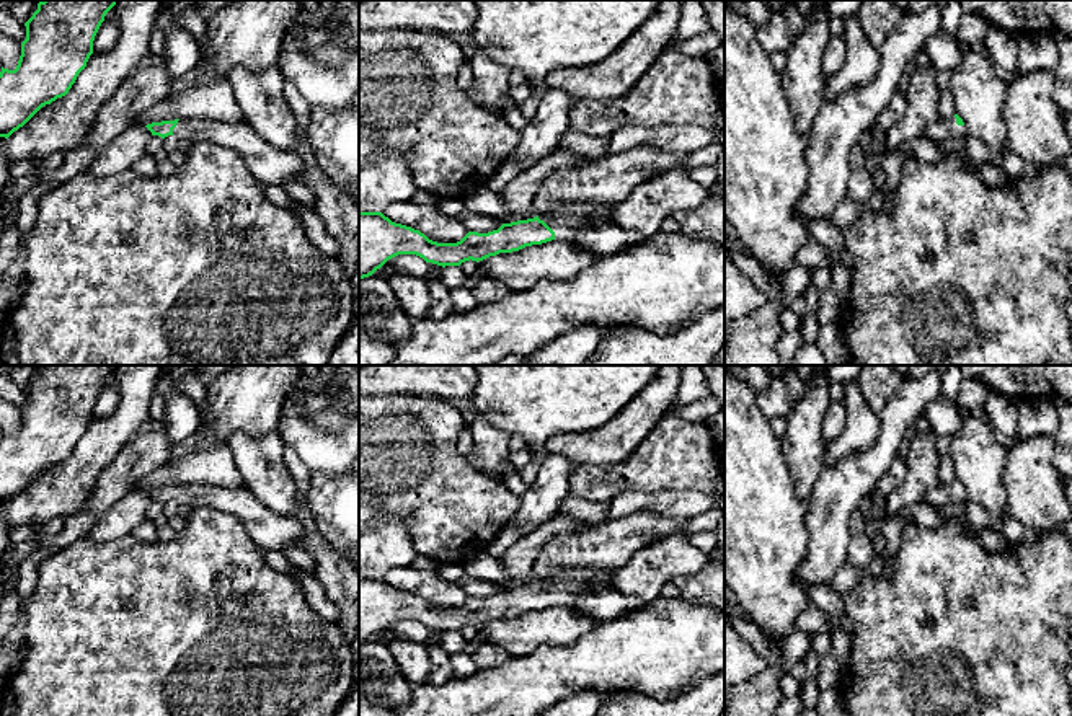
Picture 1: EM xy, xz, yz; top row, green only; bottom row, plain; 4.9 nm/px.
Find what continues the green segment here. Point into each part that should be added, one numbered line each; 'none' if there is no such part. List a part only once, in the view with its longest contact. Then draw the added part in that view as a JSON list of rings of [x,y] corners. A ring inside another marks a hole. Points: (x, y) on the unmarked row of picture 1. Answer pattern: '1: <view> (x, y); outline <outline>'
1: xz (565, 586); outline [[[558,571],[538,584],[555,597],[555,605],[569,605],[583,592],[612,589],[612,571]]]

